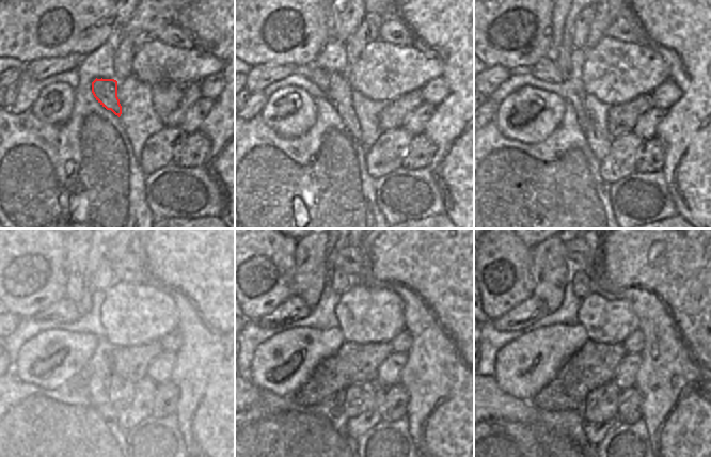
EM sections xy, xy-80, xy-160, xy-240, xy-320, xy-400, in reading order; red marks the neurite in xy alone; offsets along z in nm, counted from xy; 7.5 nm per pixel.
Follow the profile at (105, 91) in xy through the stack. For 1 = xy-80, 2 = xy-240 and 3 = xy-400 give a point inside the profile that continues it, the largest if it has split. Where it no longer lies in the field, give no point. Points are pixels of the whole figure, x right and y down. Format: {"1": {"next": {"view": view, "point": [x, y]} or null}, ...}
{"1": {"next": {"view": "xy-80", "point": [319, 77]}}, "2": {"next": {"view": "xy-240", "point": [63, 311]}}, "3": {"next": {"view": "xy-400", "point": [530, 311]}}}

